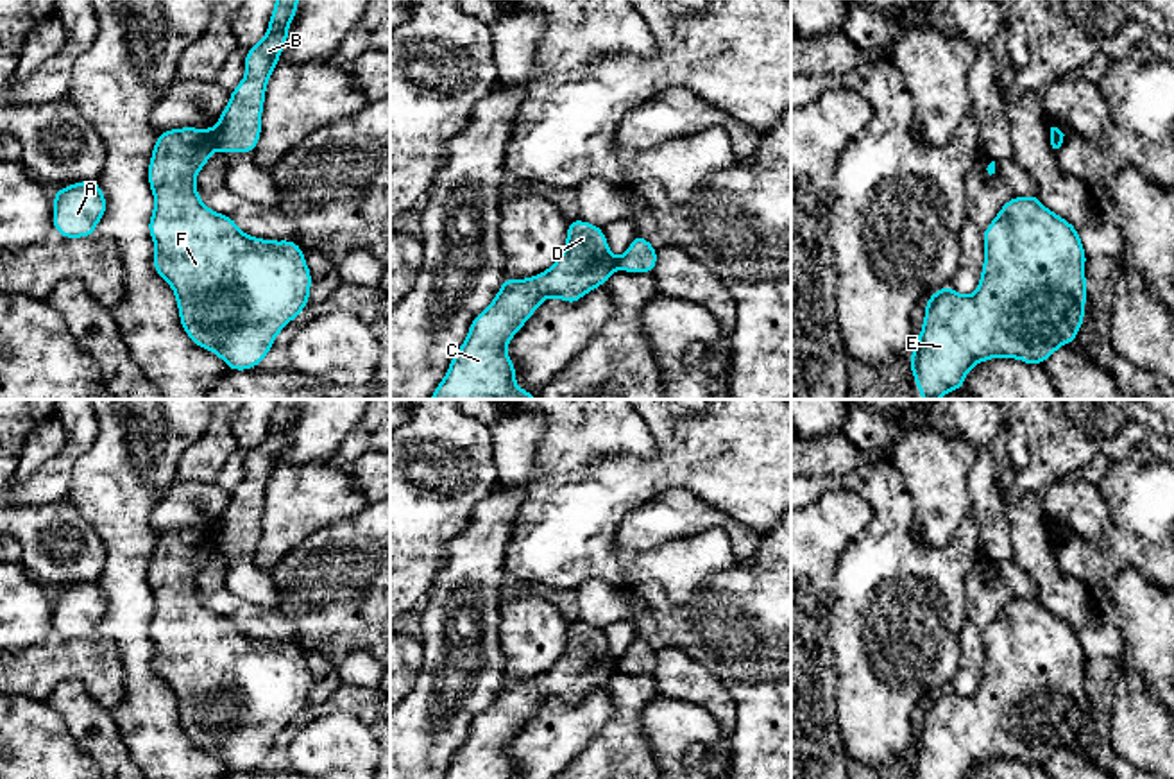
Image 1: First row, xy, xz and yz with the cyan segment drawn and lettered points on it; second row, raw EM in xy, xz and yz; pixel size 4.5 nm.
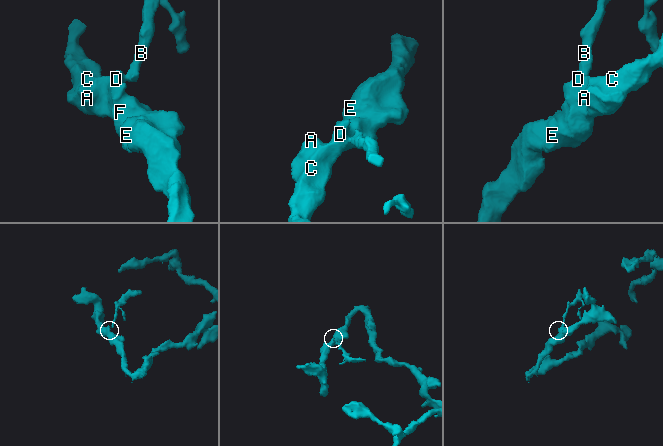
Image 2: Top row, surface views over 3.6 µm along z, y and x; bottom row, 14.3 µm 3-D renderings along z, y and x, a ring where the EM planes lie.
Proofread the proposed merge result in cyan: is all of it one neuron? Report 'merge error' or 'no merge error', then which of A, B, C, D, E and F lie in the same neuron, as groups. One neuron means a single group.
merge error | A C D E F / B

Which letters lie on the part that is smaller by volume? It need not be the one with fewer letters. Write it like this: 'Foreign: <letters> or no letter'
Foreign: B

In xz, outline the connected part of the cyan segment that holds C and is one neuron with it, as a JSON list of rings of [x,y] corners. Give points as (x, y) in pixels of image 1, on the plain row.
[[[582,620],[569,623],[566,650],[546,673],[503,681],[492,704],[472,720],[444,779],[515,779],[515,766],[505,749],[537,707],[548,698],[573,706],[605,686],[616,670],[617,661],[603,630]]]

